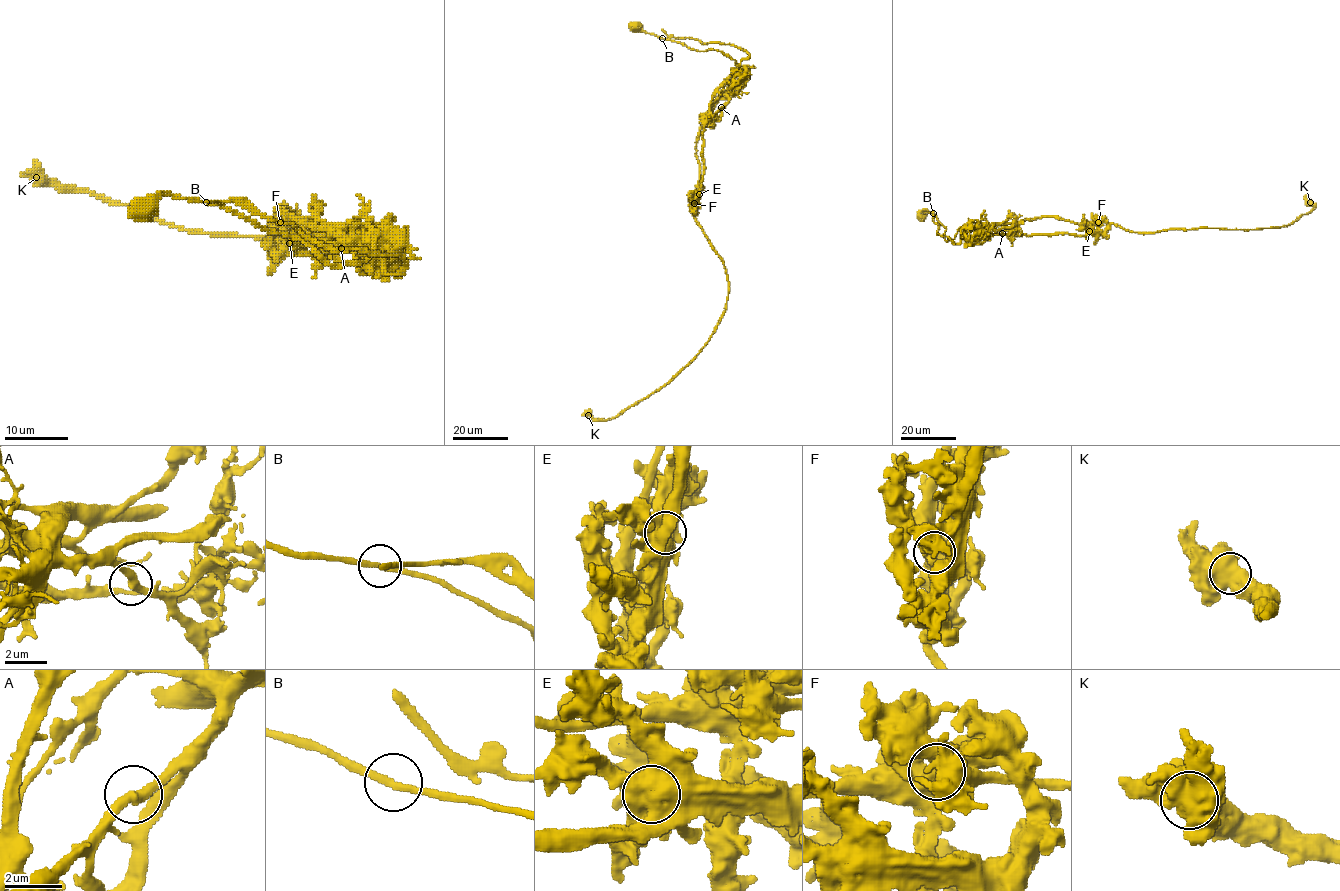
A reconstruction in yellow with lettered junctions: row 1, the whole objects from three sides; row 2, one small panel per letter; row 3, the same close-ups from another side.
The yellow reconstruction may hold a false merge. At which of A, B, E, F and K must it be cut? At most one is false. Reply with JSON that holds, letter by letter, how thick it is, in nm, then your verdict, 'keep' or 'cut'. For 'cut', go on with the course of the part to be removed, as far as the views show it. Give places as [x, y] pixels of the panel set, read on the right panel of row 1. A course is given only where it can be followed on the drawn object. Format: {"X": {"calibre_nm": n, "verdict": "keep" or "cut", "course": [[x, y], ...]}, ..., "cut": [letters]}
{"A": {"calibre_nm": 380, "verdict": "keep"}, "B": {"calibre_nm": 260, "verdict": "keep"}, "E": {"calibre_nm": 700, "verdict": "keep"}, "F": {"calibre_nm": 900, "verdict": "cut", "course": [[1098, 222], [1106, 228], [1084, 234], [967, 229], [954, 244], [937, 233], [933, 212], [924, 213]]}, "K": {"calibre_nm": 800, "verdict": "keep"}, "cut": ["F"]}

